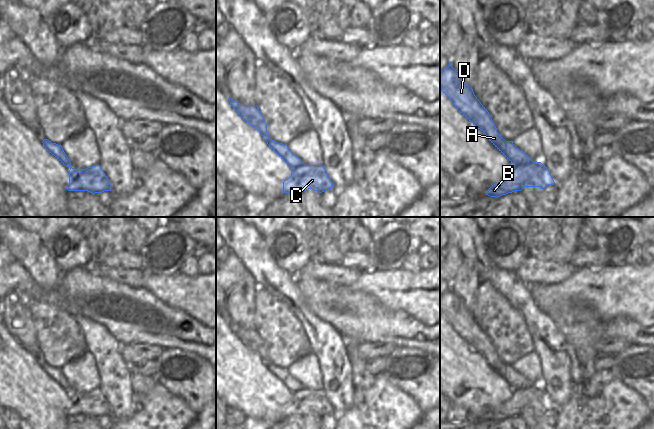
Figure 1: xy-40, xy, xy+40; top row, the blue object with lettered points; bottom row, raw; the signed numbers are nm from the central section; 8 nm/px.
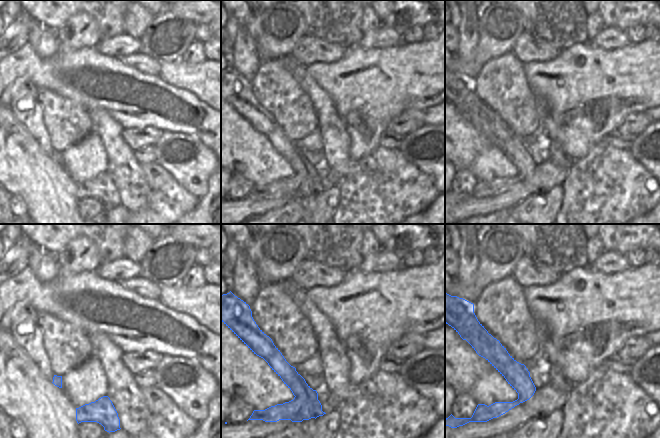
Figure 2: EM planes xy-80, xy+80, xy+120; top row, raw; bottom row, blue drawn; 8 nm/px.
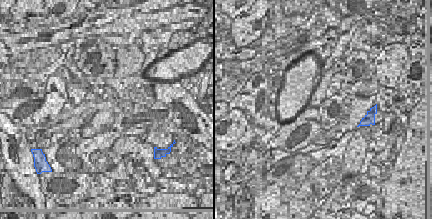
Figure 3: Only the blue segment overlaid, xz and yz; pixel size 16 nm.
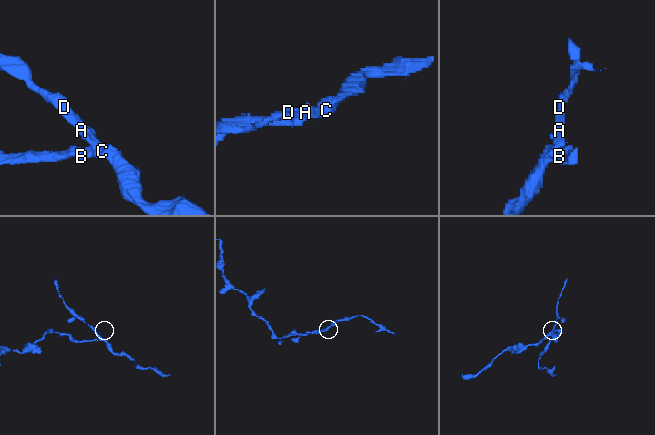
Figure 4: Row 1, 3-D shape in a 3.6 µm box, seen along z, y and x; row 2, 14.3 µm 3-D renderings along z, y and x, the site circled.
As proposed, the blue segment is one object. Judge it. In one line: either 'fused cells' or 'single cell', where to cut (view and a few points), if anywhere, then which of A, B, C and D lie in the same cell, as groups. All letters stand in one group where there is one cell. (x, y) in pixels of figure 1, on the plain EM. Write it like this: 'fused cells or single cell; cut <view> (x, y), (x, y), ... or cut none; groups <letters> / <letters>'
fused cells; cut xy+40 (533, 385), (529, 388), (514, 390); groups A D / B C

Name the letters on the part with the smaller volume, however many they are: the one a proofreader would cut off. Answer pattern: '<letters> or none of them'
A, D

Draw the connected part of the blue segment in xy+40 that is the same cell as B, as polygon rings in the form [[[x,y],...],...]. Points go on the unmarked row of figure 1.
[[[533,386],[530,389],[513,390],[510,399],[492,409],[486,419],[500,421],[514,415],[521,415],[524,411],[540,411],[544,413],[555,406],[545,389]]]

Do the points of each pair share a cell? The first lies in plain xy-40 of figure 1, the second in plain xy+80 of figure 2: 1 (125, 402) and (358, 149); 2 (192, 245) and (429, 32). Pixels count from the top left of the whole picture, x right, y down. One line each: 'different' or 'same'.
1: different
2: different

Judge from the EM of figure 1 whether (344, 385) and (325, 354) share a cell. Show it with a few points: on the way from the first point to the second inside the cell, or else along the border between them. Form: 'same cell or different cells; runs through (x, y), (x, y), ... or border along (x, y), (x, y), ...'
same cell; runs through (337, 377), (332, 362)

